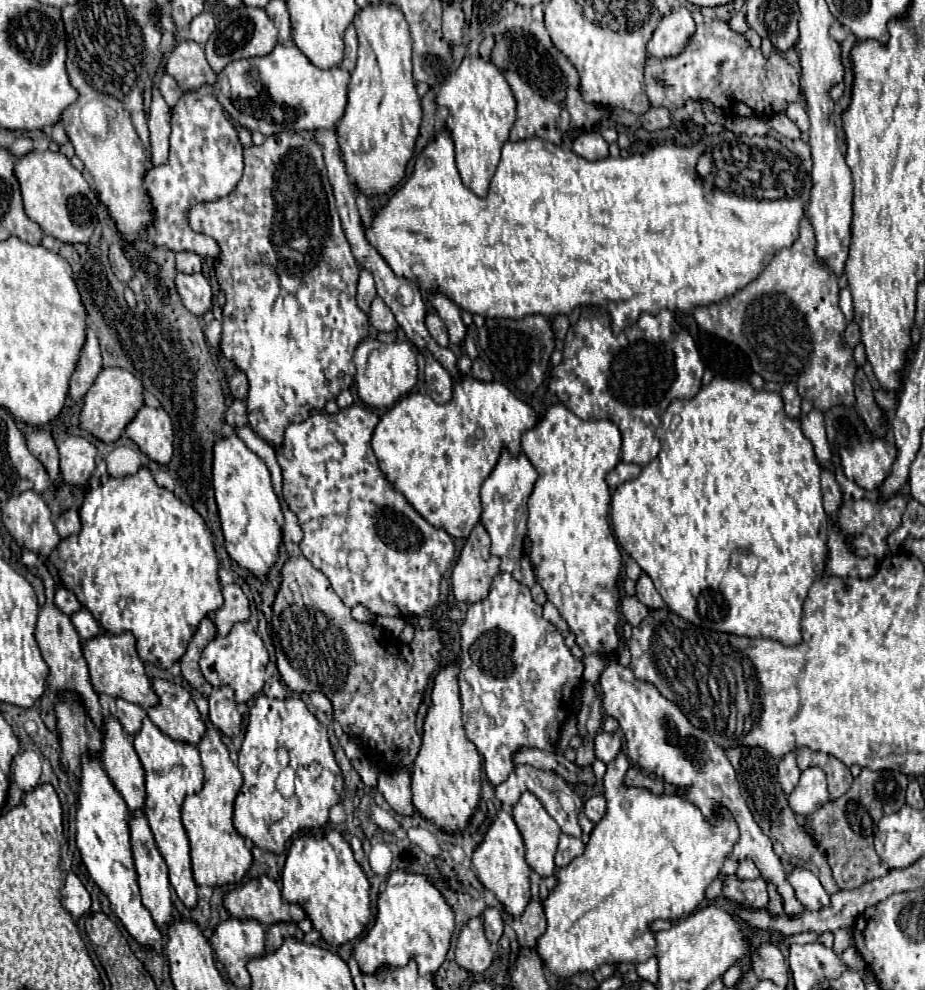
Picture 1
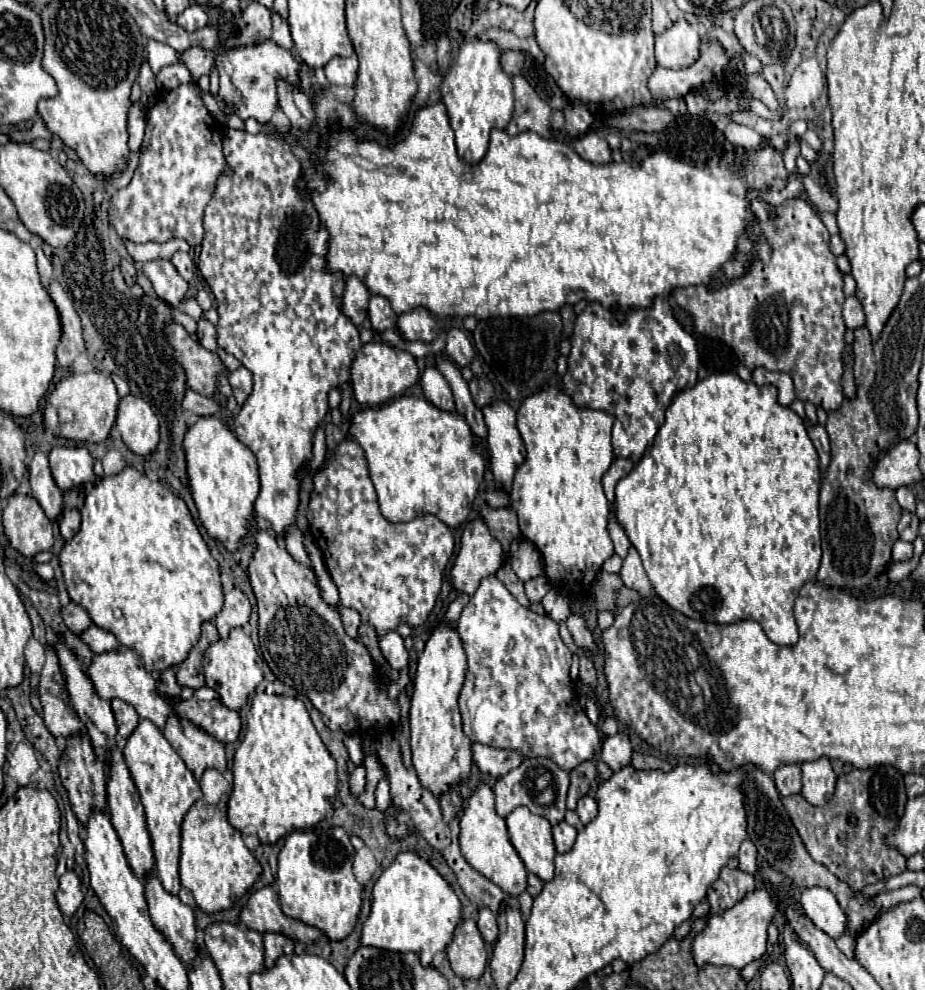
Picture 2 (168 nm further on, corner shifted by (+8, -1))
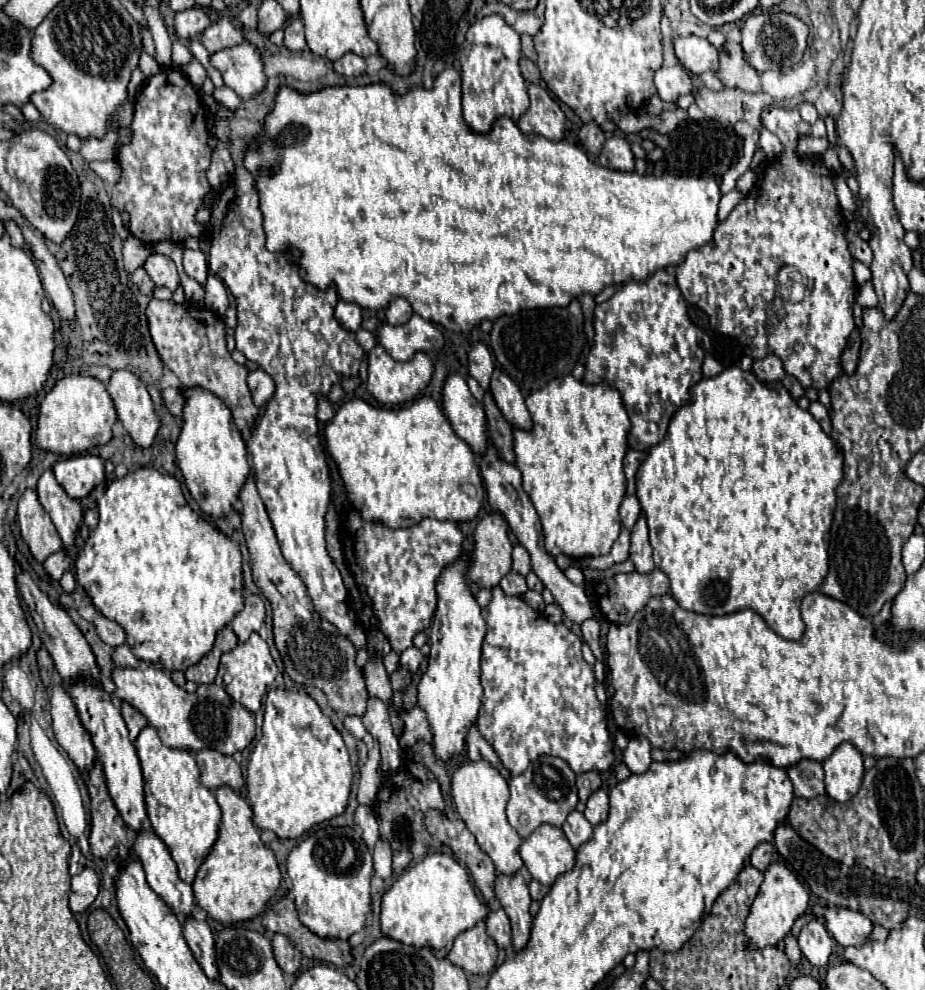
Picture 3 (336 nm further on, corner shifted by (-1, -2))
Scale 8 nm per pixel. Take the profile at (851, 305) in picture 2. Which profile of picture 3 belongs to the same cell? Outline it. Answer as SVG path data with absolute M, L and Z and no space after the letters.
M864 282L860 288L858 288L858 294L856 294L856 302L862 306L862 308L874 308L878 306L878 298L874 294L874 286L872 282Z

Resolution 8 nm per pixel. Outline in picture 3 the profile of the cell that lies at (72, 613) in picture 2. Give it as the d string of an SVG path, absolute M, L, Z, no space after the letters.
M100 616L100 618L94 622L94 626L96 626L96 632L98 632L98 636L102 638L102 642L106 642L108 646L114 648L114 646L122 646L122 644L126 642L126 632L124 632L122 626L118 626L116 622Z

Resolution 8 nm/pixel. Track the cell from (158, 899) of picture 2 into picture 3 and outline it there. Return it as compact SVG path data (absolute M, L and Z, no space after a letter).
M142 828L136 834L136 840L132 844L132 852L136 854L138 862L142 864L144 872L146 872L146 880L150 884L150 888L174 910L174 914L178 916L190 916L194 910L194 894L192 894L192 886L182 882L178 878L178 866L170 856L168 846L158 838L158 834L154 834L152 828Z

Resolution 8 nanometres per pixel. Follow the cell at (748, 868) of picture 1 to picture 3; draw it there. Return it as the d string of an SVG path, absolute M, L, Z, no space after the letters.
M762 842L754 848L754 852L750 856L750 862L752 862L754 868L764 872L768 868L768 864L772 862L772 854L774 854L774 846L770 842Z

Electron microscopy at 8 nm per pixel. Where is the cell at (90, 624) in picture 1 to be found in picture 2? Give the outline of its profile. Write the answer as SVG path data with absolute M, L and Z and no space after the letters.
M89 625L89 629L85 629L79 637L95 653L103 653L103 651L111 651L111 649L117 649L119 647L117 639L109 631L99 629L97 625Z

